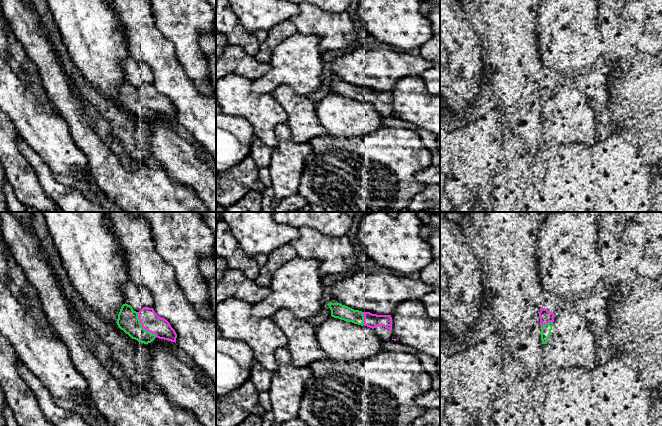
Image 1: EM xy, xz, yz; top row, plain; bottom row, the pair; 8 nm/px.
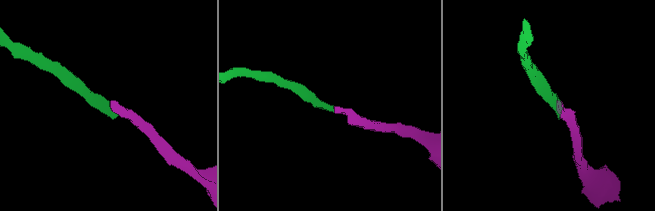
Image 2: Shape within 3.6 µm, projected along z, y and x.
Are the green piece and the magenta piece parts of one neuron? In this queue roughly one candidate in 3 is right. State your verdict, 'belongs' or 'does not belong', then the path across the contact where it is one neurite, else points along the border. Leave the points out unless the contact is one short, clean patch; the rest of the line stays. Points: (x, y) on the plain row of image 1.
belongs

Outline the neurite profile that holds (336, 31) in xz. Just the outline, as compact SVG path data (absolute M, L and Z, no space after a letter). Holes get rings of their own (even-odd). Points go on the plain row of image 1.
M307 2L298 6L300 13L290 22L296 26L297 33L318 36L321 51L341 50L355 43L357 33L347 11L333 13Z

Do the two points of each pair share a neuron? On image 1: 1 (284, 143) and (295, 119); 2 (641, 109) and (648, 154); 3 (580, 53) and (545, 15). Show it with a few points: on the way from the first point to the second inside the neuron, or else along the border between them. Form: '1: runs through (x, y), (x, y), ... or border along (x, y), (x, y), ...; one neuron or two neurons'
1: border along (285, 124), (291, 138), (295, 142), (308, 142); two neurons
2: border along (651, 136), (638, 148); two neurons
3: runs through (573, 44), (554, 24); one neuron

